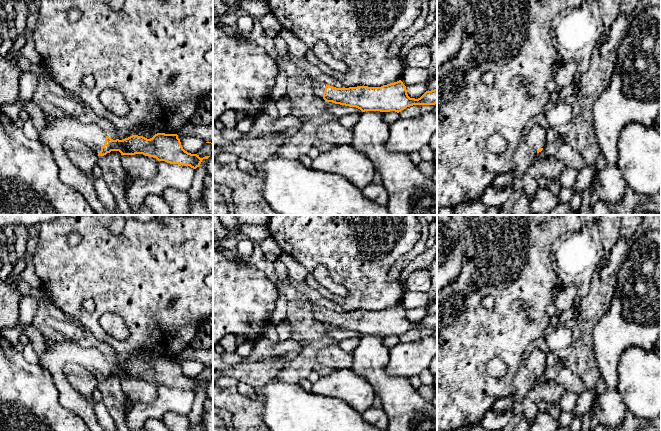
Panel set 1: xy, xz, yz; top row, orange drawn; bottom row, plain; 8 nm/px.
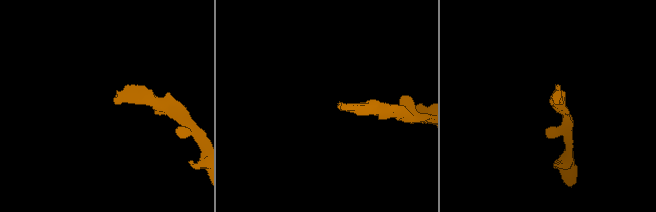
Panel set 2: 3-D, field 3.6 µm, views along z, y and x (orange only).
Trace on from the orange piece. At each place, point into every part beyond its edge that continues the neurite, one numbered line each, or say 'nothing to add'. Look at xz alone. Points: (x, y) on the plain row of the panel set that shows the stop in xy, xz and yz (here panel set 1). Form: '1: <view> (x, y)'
1: xz (318, 311)

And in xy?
1: xy (60, 351)

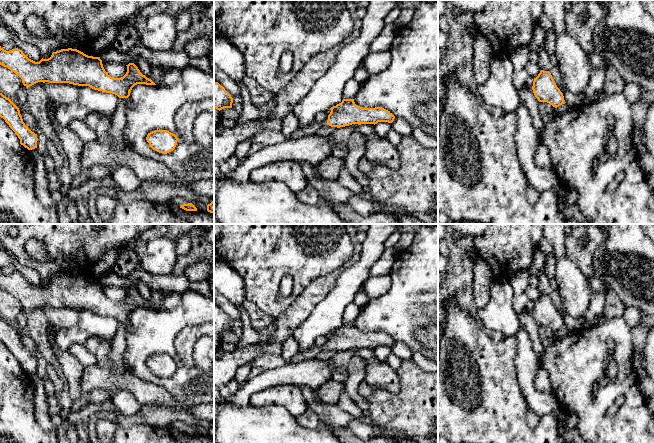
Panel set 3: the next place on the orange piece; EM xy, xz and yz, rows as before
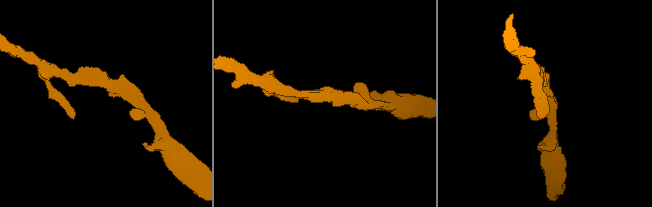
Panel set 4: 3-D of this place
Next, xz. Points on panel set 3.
nothing to add

